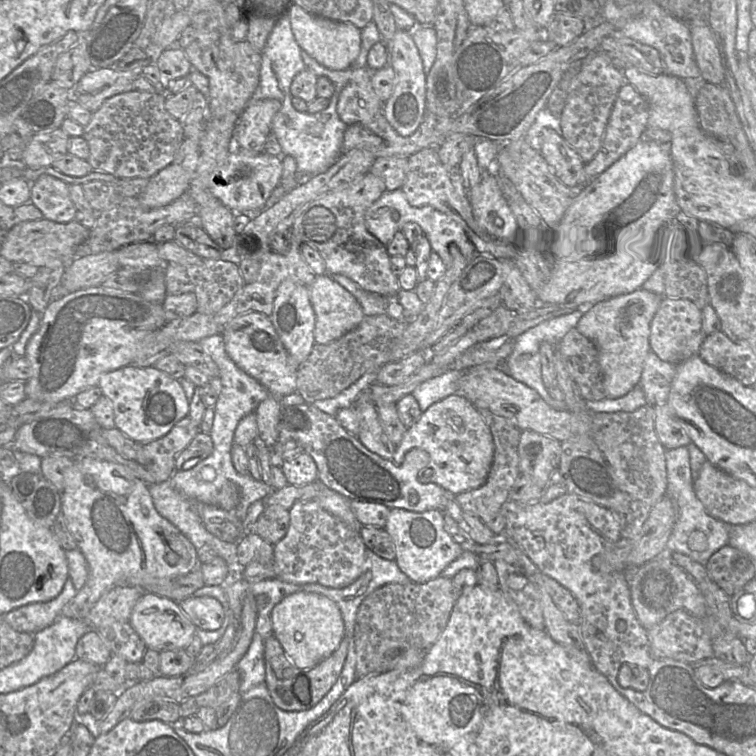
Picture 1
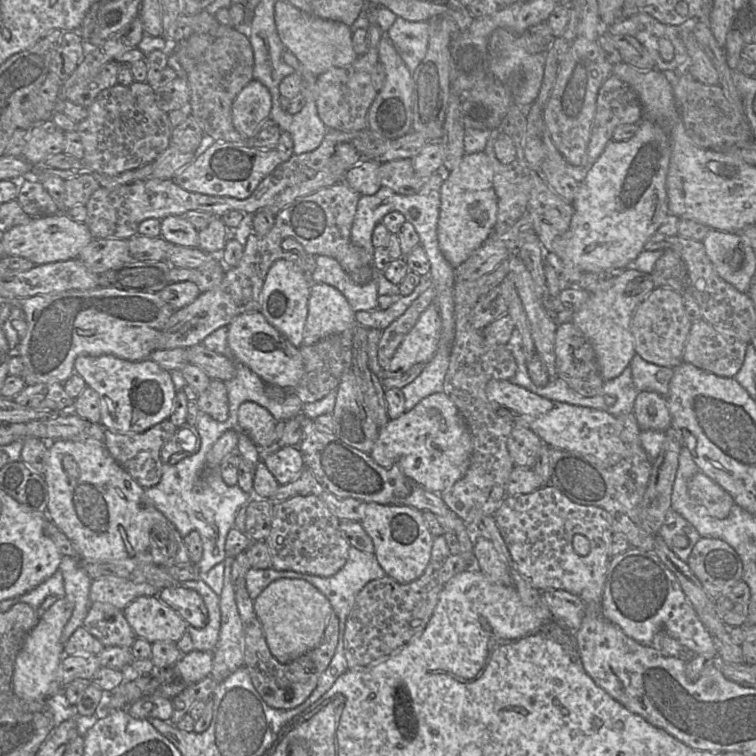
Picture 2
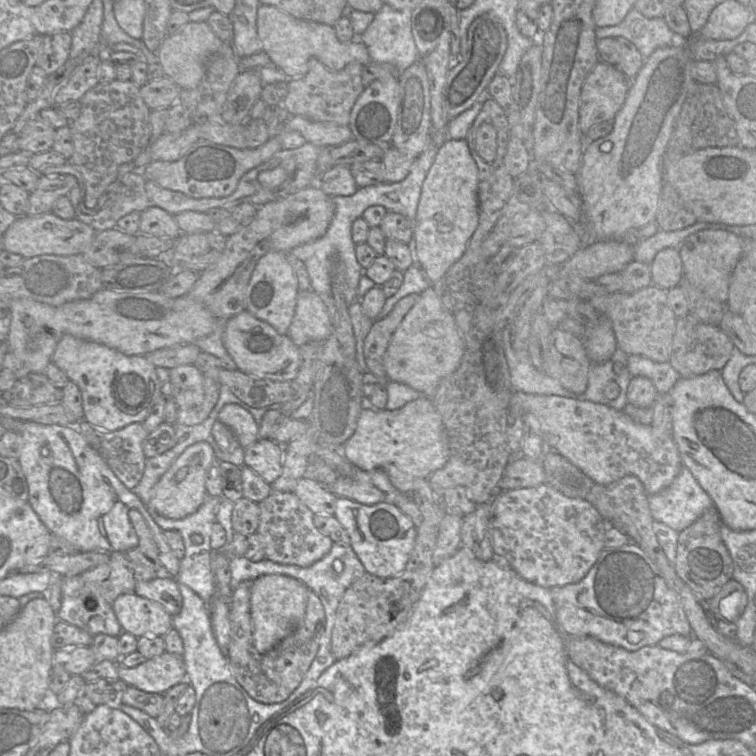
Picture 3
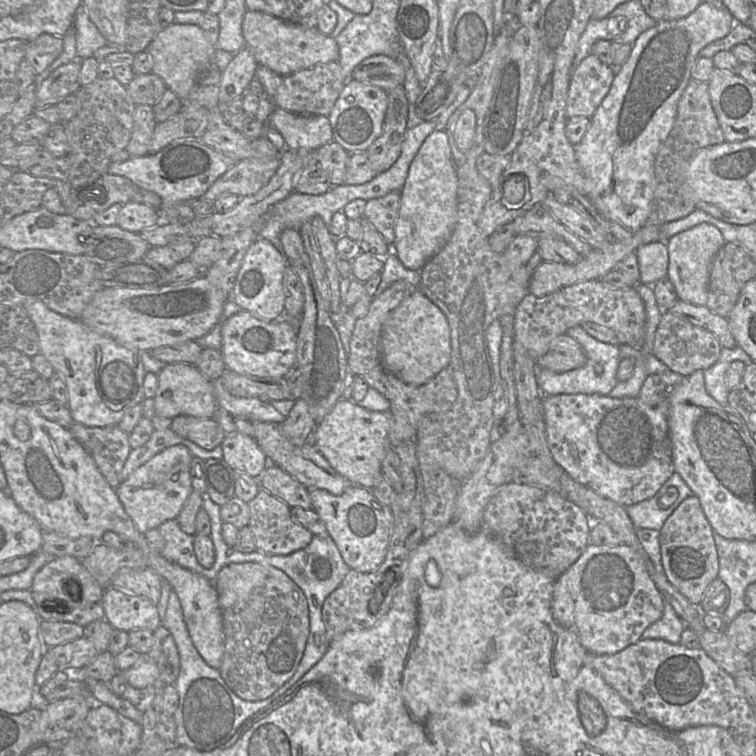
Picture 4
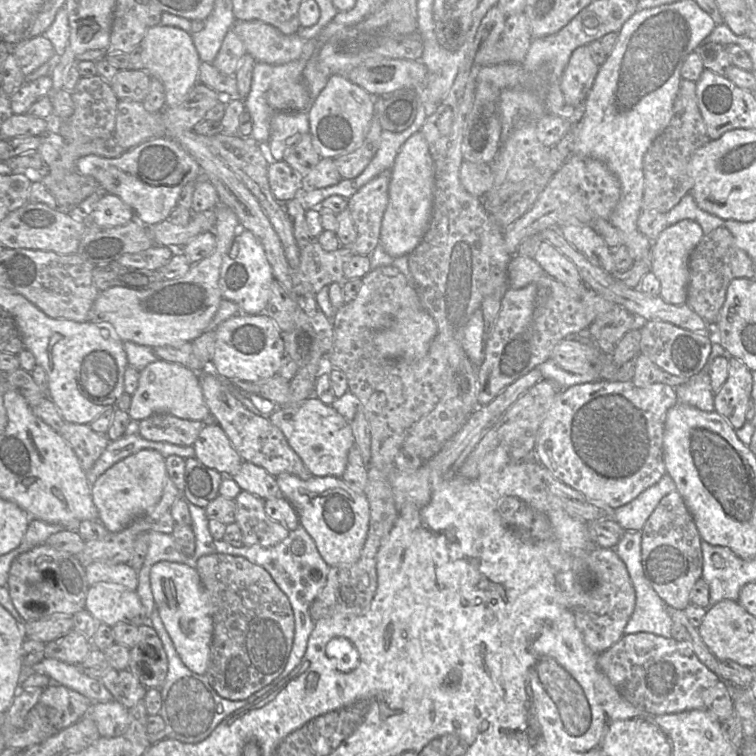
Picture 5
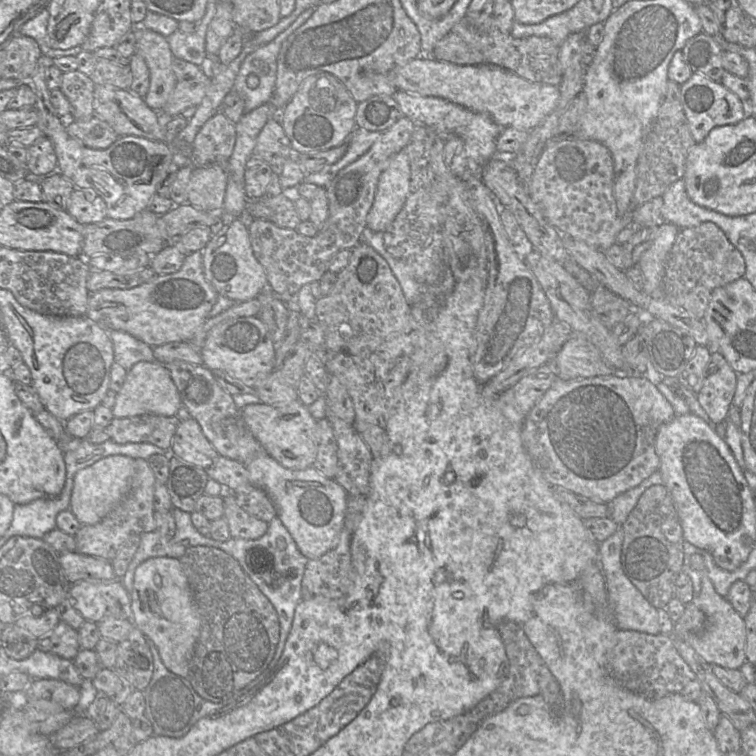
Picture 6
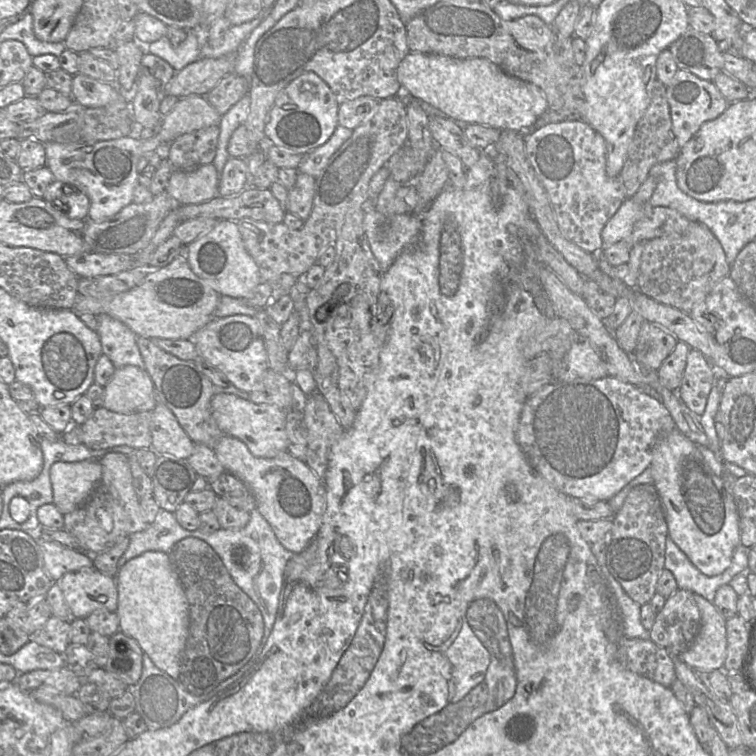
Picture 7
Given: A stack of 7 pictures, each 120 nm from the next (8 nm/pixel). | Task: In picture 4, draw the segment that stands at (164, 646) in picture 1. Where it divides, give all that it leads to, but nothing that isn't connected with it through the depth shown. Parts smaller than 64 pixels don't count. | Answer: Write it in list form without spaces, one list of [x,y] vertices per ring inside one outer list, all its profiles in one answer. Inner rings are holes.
[[[107,588],[102,597],[105,621],[114,629],[130,632],[143,629],[154,631],[161,626],[162,618],[156,604],[146,598],[124,594]]]

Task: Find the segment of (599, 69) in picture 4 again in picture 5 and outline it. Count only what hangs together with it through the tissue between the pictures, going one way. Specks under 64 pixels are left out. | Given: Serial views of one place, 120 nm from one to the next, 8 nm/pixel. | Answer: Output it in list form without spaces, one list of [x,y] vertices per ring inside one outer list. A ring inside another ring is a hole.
[[[587,45],[573,51],[559,80],[567,106],[582,106],[594,84],[599,67],[592,59]]]

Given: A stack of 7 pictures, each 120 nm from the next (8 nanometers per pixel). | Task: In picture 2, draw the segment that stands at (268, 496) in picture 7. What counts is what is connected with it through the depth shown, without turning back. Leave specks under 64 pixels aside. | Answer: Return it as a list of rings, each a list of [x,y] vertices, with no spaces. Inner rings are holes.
[[[364,503],[363,517],[359,523],[372,539],[373,554],[386,576],[407,584],[424,573],[431,562],[434,536],[424,521],[422,511],[405,505]]]

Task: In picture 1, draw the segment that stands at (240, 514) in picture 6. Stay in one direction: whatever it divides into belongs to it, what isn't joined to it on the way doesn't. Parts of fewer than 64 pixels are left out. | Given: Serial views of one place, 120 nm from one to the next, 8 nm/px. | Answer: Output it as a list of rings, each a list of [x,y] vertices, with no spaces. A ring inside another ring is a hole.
[[[317,500],[296,503],[288,512],[290,516],[289,529],[286,535],[273,545],[273,569],[277,578],[297,585],[313,583],[330,588],[344,588],[367,571],[367,547],[359,532],[352,530],[349,526],[324,510]]]

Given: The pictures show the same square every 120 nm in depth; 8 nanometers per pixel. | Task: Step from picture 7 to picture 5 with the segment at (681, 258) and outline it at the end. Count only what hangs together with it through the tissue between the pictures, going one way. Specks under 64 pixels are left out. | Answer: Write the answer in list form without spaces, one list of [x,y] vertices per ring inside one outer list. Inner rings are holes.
[[[718,227],[703,236],[688,259],[689,280],[686,304],[707,323],[715,323],[725,302],[730,282],[737,278],[752,279],[755,268],[752,259],[736,243],[724,227]]]

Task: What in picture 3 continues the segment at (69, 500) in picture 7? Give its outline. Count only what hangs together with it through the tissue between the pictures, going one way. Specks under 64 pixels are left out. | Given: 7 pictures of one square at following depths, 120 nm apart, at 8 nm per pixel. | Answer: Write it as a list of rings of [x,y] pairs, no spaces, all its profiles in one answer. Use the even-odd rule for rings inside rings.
[[[208,442],[188,446],[154,486],[154,495],[147,507],[154,514],[170,519],[181,519],[197,511],[208,495],[205,482],[209,471],[219,462]]]

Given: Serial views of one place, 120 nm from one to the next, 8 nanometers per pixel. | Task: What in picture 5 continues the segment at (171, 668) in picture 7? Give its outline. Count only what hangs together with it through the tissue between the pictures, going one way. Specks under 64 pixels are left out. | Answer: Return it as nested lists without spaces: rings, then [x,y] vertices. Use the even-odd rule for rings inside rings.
[[[174,562],[154,564],[149,575],[157,611],[184,665],[196,674],[206,673],[213,637],[213,608],[208,593],[194,568]]]

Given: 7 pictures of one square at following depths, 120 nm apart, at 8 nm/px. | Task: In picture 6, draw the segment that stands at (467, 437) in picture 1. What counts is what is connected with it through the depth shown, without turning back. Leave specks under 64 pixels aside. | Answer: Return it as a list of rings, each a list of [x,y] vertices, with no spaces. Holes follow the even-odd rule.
[[[299,400],[289,405],[248,404],[241,408],[242,418],[267,454],[284,467],[304,470],[313,467],[319,448],[318,420]]]

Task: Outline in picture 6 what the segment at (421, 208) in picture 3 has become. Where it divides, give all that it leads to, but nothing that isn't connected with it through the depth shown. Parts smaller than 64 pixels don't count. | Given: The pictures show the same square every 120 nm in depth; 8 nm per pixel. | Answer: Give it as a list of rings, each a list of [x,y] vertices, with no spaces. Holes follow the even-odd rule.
[[[406,150],[397,153],[380,175],[367,226],[384,232],[401,211],[410,188],[410,163]]]

